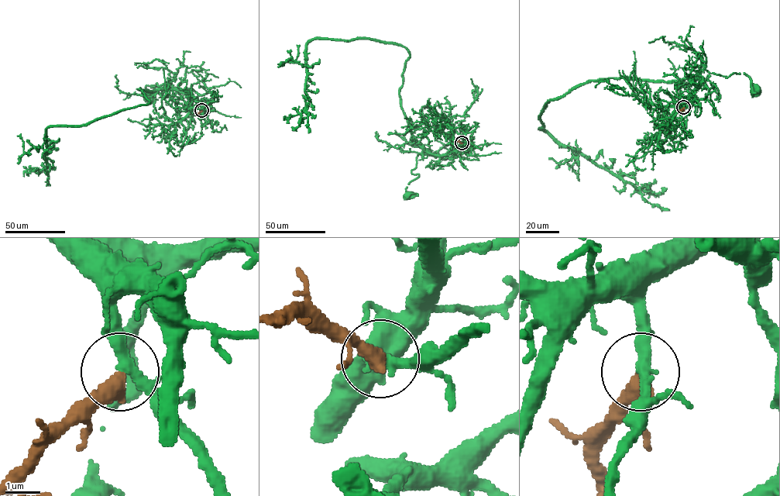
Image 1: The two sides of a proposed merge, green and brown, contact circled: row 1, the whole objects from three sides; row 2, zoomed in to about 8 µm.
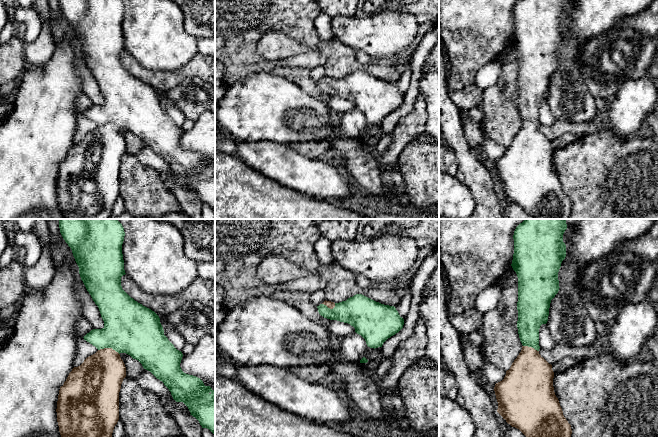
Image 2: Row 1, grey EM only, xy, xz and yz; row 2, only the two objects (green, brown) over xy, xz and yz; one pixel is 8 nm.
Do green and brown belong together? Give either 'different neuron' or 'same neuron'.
same neuron

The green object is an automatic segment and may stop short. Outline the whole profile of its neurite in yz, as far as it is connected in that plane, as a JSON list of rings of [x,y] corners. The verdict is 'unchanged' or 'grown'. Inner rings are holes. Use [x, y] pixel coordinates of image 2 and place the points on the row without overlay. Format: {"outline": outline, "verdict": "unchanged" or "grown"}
{"outline": [[[519,0],[513,11],[514,30],[511,42],[518,53],[517,104],[523,122],[510,145],[506,147],[504,155],[495,160],[494,167],[498,178],[497,188],[508,200],[519,205],[533,219],[540,216],[547,219],[571,219],[571,201],[564,193],[554,168],[552,141],[539,130],[539,105],[542,100],[547,99],[551,76],[560,64],[558,48],[566,33],[566,21],[563,18],[566,5],[567,0]]], "verdict": "grown"}

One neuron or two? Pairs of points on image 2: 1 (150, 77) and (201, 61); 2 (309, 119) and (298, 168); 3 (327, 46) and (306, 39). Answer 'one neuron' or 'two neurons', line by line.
1: one neuron
2: two neurons
3: two neurons

